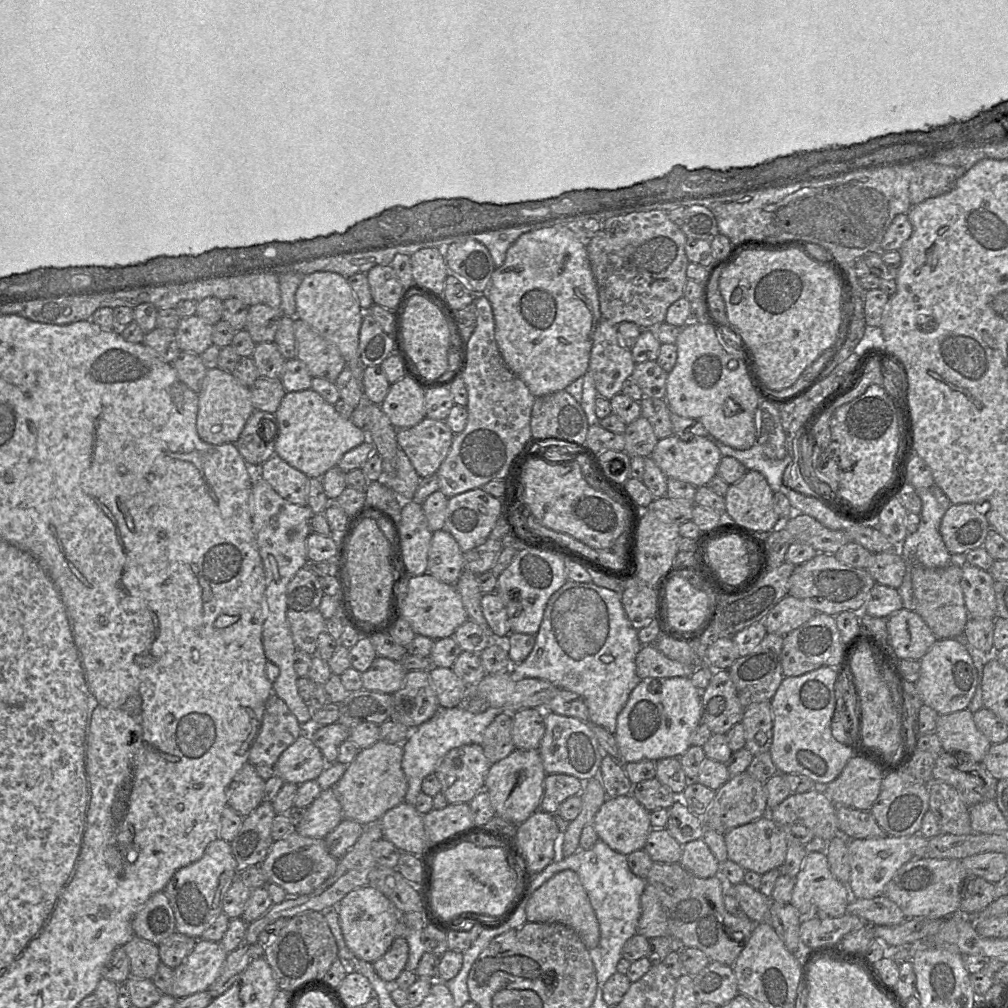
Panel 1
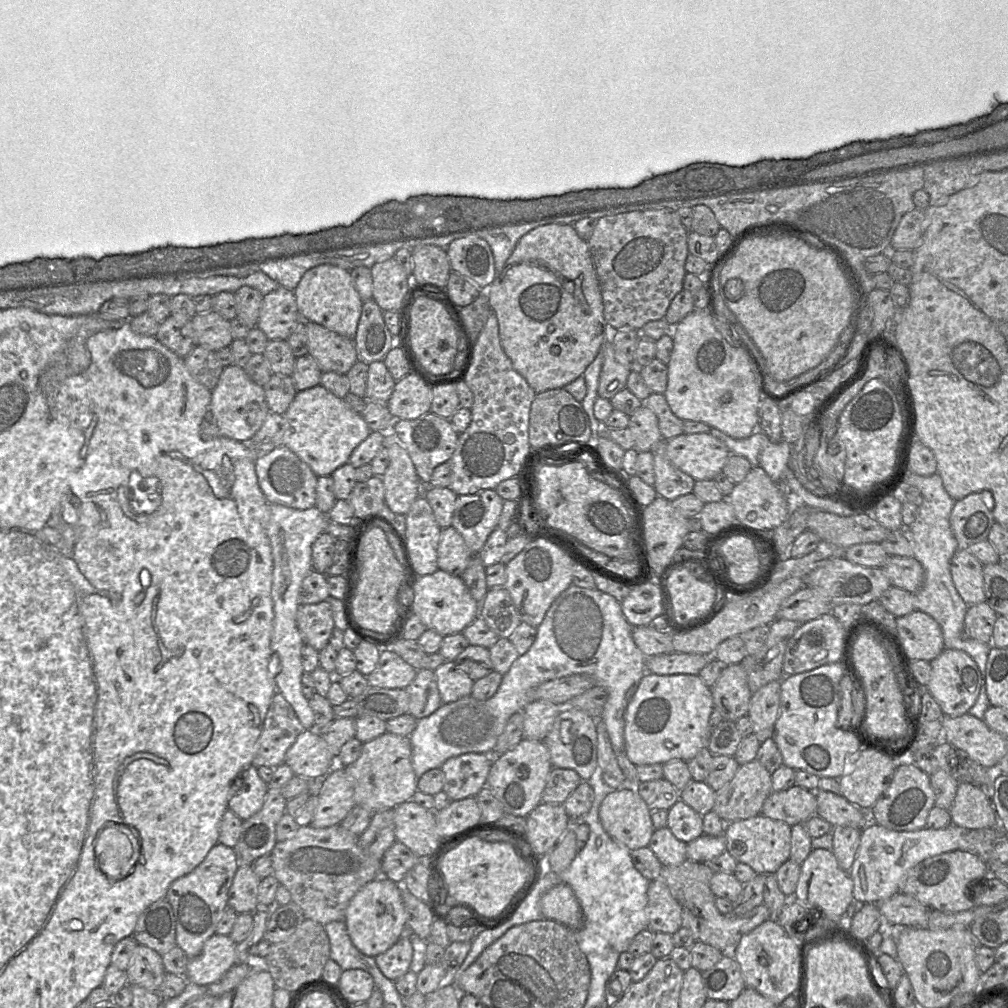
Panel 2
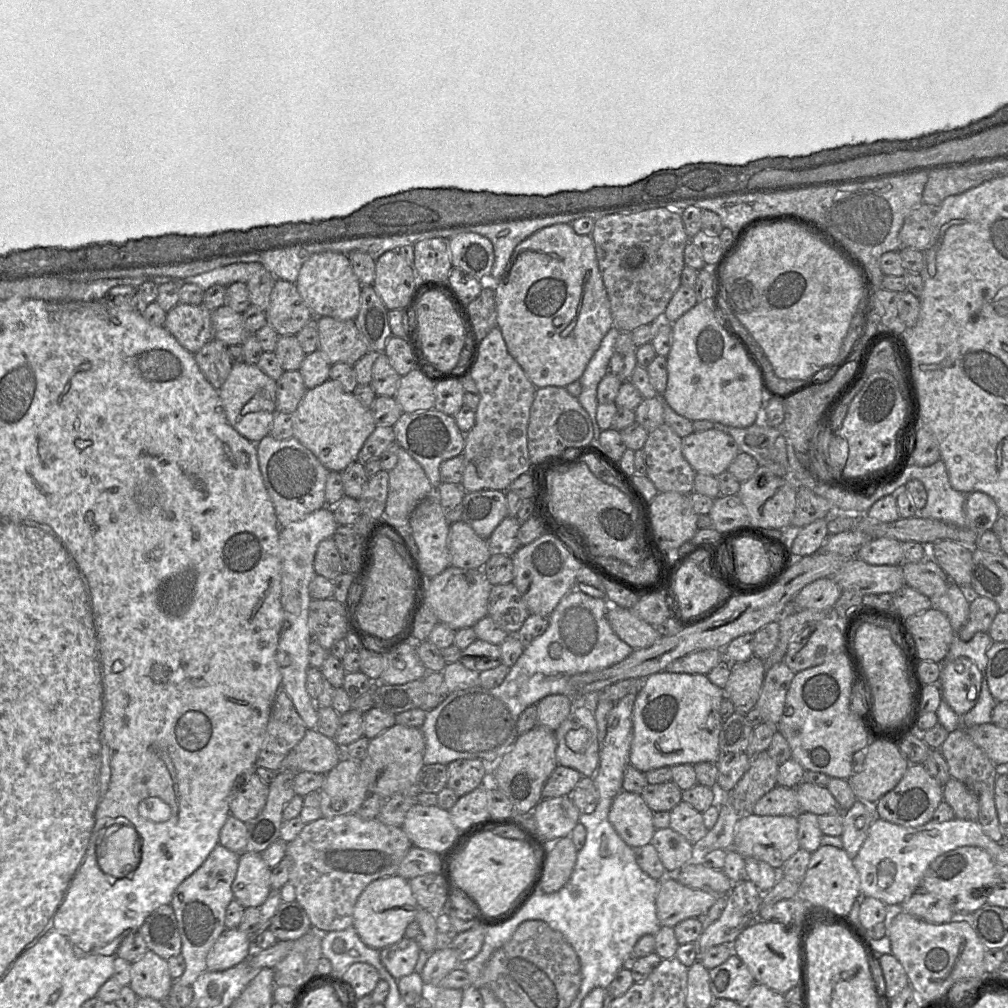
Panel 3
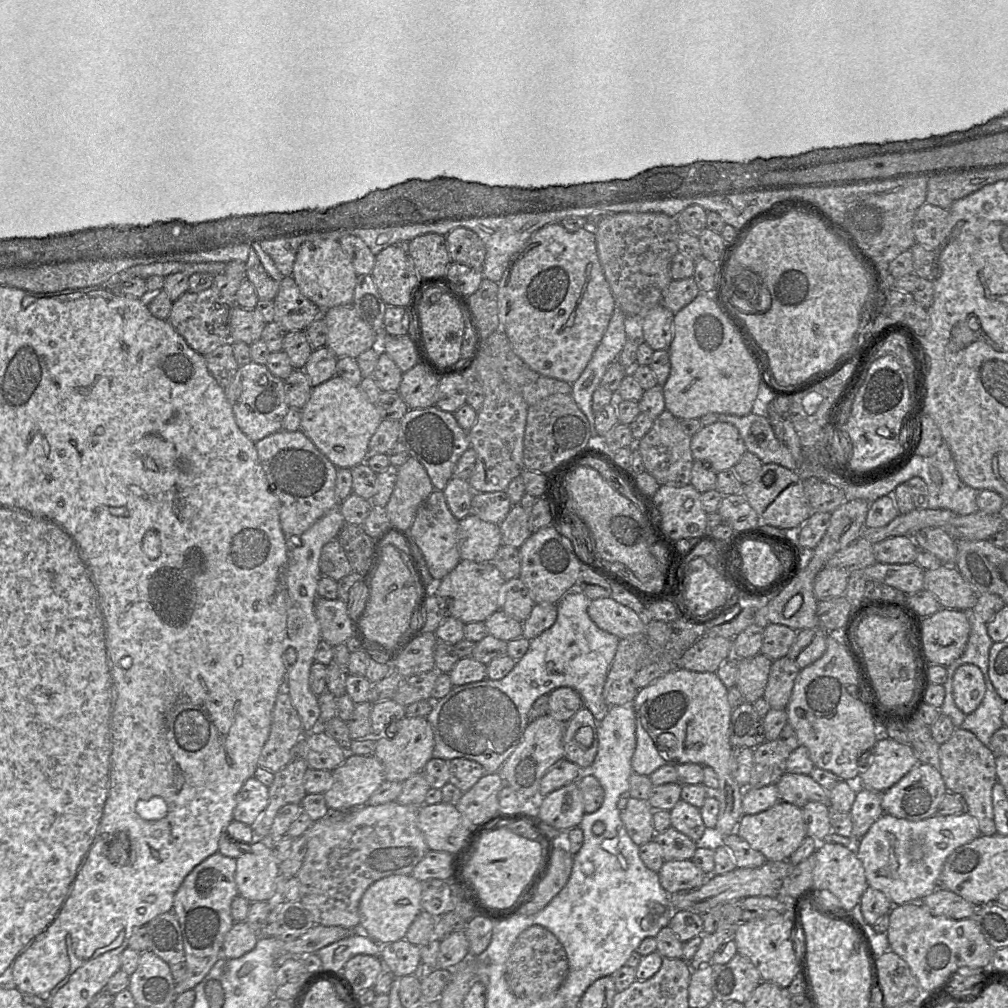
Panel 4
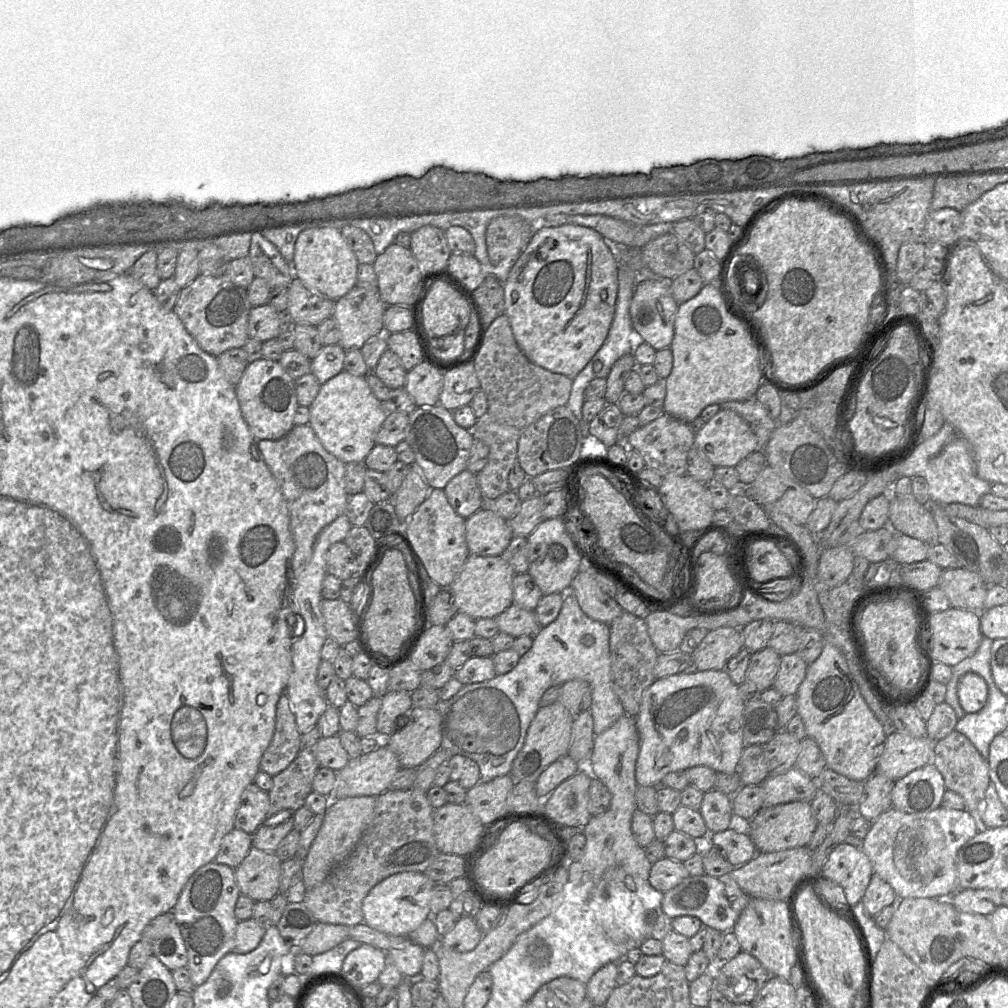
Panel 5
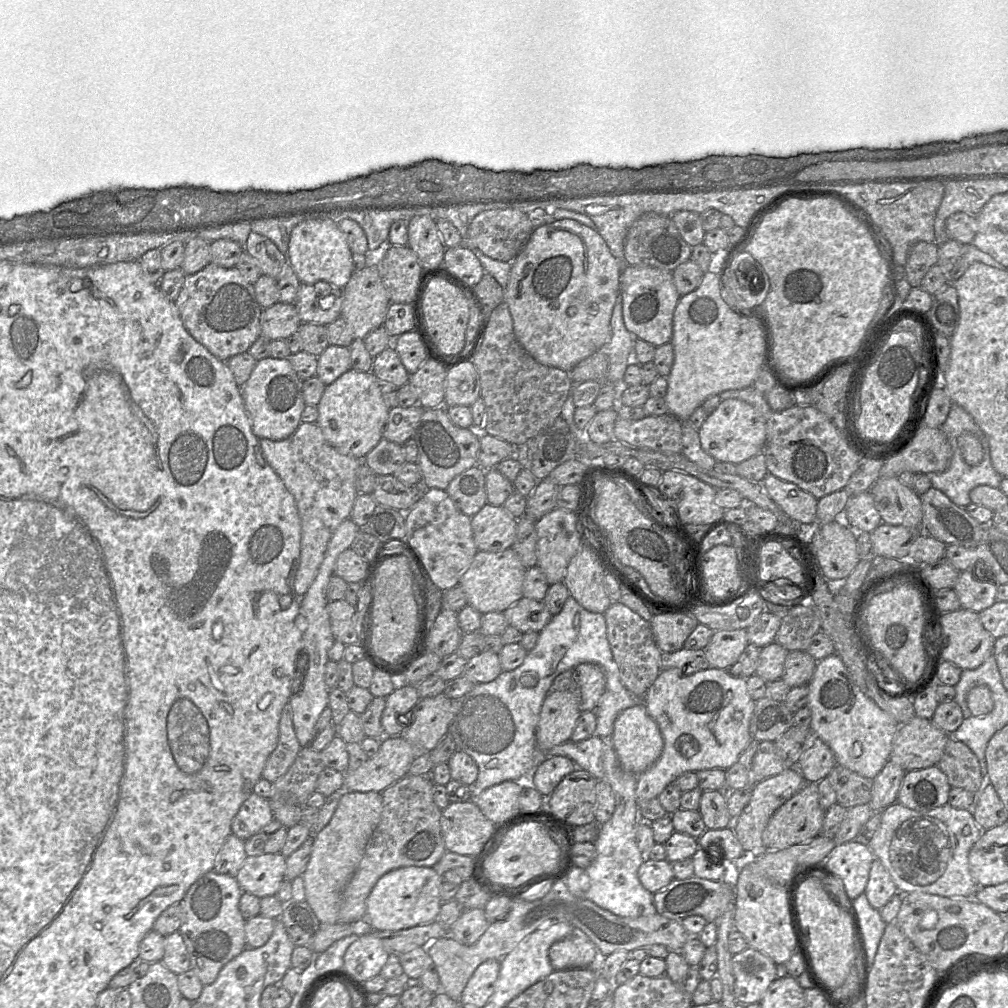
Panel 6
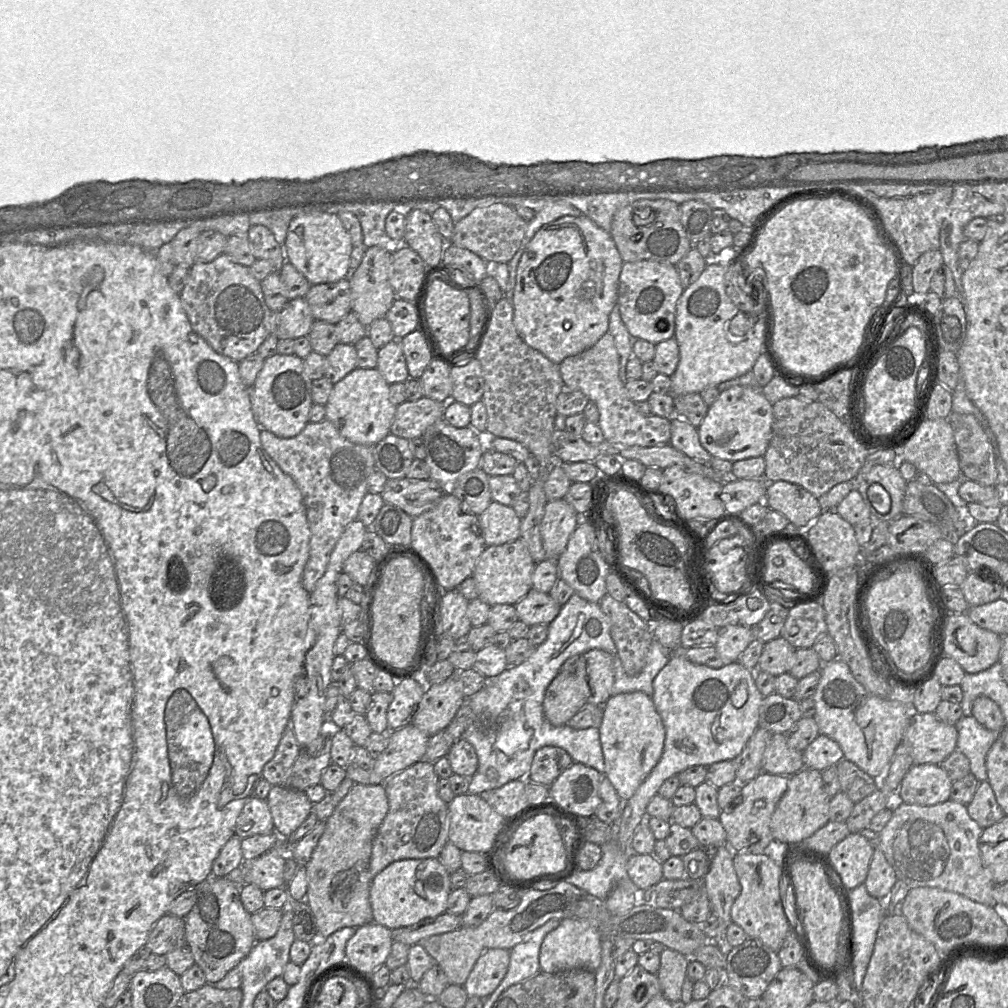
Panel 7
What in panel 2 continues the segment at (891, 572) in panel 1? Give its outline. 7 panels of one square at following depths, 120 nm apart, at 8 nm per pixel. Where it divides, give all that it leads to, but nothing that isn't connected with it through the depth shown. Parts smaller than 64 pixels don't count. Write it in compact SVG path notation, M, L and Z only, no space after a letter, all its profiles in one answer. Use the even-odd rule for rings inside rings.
M889 556L880 568L891 583L910 593L916 593L923 584L924 570L914 557Z

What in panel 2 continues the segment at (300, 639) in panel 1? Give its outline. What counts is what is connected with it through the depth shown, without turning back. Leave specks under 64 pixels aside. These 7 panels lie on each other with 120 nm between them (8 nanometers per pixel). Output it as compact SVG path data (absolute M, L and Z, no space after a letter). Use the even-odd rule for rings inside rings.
M327 600L299 605L296 622L305 644L317 651L329 644L335 623L331 604Z

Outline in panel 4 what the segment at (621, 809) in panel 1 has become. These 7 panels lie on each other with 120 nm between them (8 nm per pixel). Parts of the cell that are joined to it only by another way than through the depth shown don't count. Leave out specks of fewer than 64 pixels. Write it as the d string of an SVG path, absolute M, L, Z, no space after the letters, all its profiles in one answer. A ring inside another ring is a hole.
M630 797L626 807L620 811L621 820L630 838L641 846L654 839L656 834L653 810L648 801Z

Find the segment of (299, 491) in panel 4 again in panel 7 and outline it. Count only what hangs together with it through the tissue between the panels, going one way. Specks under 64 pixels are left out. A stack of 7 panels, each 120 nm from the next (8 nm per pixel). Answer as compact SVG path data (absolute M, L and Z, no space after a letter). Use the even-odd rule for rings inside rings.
M327 419L309 422L301 433L292 438L278 437L262 429L260 439L268 455L295 481L303 496L310 541L302 585L311 593L324 574L330 554L342 532L350 522L357 519L359 506L368 493L367 480L376 470L374 446L349 441Z

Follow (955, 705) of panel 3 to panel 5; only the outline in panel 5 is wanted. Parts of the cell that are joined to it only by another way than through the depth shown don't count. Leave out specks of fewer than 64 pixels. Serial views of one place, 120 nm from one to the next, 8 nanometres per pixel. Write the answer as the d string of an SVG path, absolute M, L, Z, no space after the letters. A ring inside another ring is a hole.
M966 673L959 680L957 695L959 703L966 713L976 713L980 711L987 702L987 683L976 673Z

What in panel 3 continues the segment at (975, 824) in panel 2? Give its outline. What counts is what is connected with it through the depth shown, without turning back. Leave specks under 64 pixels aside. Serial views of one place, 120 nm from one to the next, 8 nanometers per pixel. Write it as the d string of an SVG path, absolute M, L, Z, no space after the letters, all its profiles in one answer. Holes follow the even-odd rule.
M949 779L943 787L943 799L952 808L955 818L978 820L979 798L959 780Z

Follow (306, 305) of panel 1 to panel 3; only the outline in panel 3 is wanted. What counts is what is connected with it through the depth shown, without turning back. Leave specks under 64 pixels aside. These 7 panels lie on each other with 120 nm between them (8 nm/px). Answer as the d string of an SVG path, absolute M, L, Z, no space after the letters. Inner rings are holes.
M337 252L312 255L302 265L295 285L303 301L313 313L313 317L329 316L339 320L356 318L362 284L353 272L348 255Z

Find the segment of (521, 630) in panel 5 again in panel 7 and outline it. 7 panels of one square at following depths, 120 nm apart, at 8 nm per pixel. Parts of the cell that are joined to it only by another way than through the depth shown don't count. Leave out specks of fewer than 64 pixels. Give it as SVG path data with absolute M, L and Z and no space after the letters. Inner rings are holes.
M533 588L514 606L519 620L528 626L535 624L549 625L562 607L548 593Z

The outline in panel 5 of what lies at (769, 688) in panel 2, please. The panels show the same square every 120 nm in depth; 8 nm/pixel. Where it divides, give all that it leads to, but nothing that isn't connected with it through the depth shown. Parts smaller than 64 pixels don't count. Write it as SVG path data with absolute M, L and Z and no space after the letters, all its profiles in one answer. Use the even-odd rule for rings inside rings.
M796 653L781 656L779 670L772 687L776 689L782 697L796 695L806 675L808 665L809 664Z

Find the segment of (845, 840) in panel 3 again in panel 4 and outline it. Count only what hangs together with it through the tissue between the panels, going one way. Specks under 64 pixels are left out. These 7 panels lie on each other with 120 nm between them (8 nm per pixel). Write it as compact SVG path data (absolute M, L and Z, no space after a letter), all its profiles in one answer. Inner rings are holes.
M857 788L855 801L850 810L853 823L852 837L848 838L861 839L883 814L881 793Z

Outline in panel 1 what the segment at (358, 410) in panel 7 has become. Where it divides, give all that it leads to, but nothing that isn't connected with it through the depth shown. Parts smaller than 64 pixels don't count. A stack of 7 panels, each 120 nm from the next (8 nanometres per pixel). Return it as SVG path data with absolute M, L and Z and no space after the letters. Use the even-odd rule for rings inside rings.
M312 388L286 392L275 415L278 420L275 454L309 478L321 478L329 469L338 466L339 461L346 452L369 440L367 432L355 426L350 418L341 416L334 405L328 403Z

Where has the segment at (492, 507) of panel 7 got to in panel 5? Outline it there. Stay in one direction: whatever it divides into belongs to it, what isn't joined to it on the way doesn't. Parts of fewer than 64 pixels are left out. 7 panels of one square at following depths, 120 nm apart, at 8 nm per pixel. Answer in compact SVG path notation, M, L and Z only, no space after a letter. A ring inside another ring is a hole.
M480 508L465 519L467 547L471 555L500 556L512 540L509 521Z

